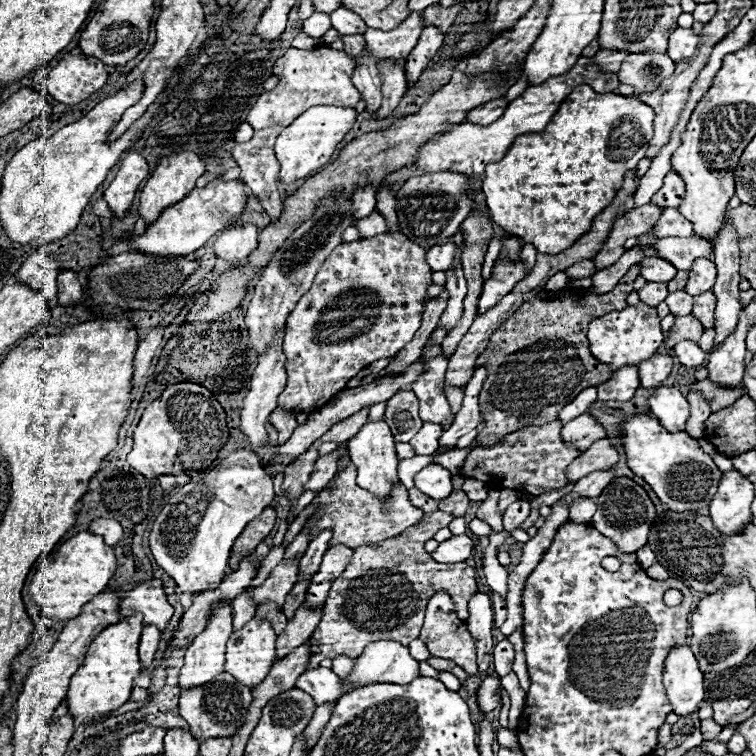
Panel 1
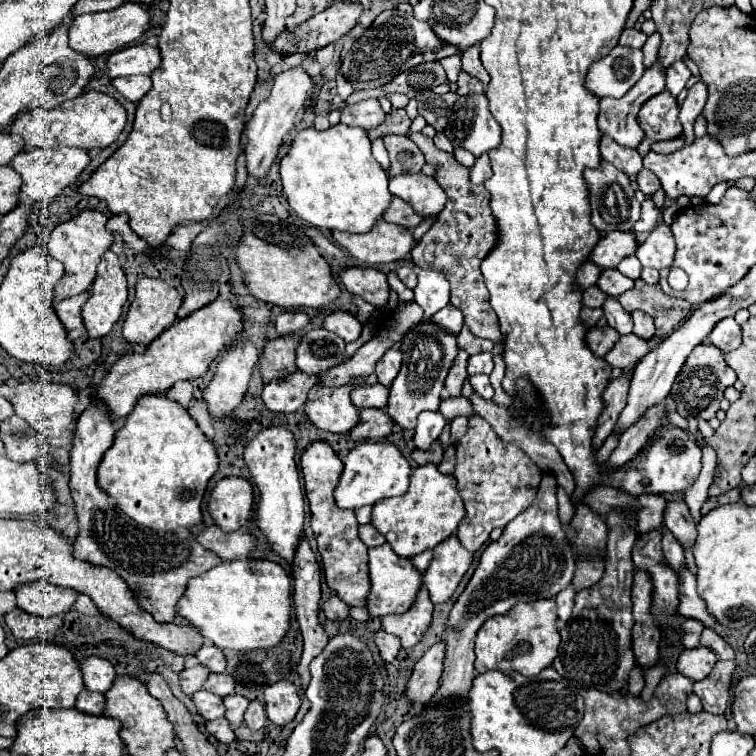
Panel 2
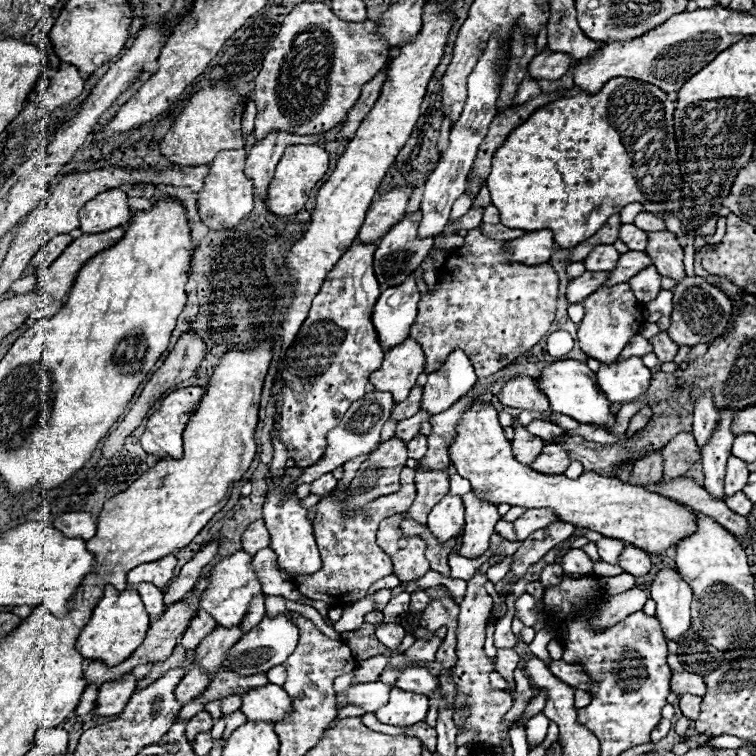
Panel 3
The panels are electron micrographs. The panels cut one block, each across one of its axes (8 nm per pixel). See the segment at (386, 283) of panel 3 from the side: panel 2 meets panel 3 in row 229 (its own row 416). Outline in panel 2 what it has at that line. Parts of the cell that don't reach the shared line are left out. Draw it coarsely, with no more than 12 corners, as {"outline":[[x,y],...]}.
{"outline":[[432,320],[400,340],[404,360],[386,412],[416,428],[438,410],[456,334]]}

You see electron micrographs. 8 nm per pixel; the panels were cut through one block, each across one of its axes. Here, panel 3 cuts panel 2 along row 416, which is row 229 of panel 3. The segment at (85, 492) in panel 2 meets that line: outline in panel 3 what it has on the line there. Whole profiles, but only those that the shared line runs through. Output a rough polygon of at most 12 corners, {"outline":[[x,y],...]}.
{"outline":[[106,190],[80,210],[80,230],[126,226],[126,192]]}

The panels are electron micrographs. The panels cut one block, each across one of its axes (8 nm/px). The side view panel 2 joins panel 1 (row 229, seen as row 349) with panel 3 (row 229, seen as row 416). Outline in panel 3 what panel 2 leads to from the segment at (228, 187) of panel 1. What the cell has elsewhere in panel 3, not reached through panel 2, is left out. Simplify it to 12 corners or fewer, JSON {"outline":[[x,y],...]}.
{"outline":[[124,228],[82,234],[52,266],[32,290],[62,300],[78,270],[116,244]]}

